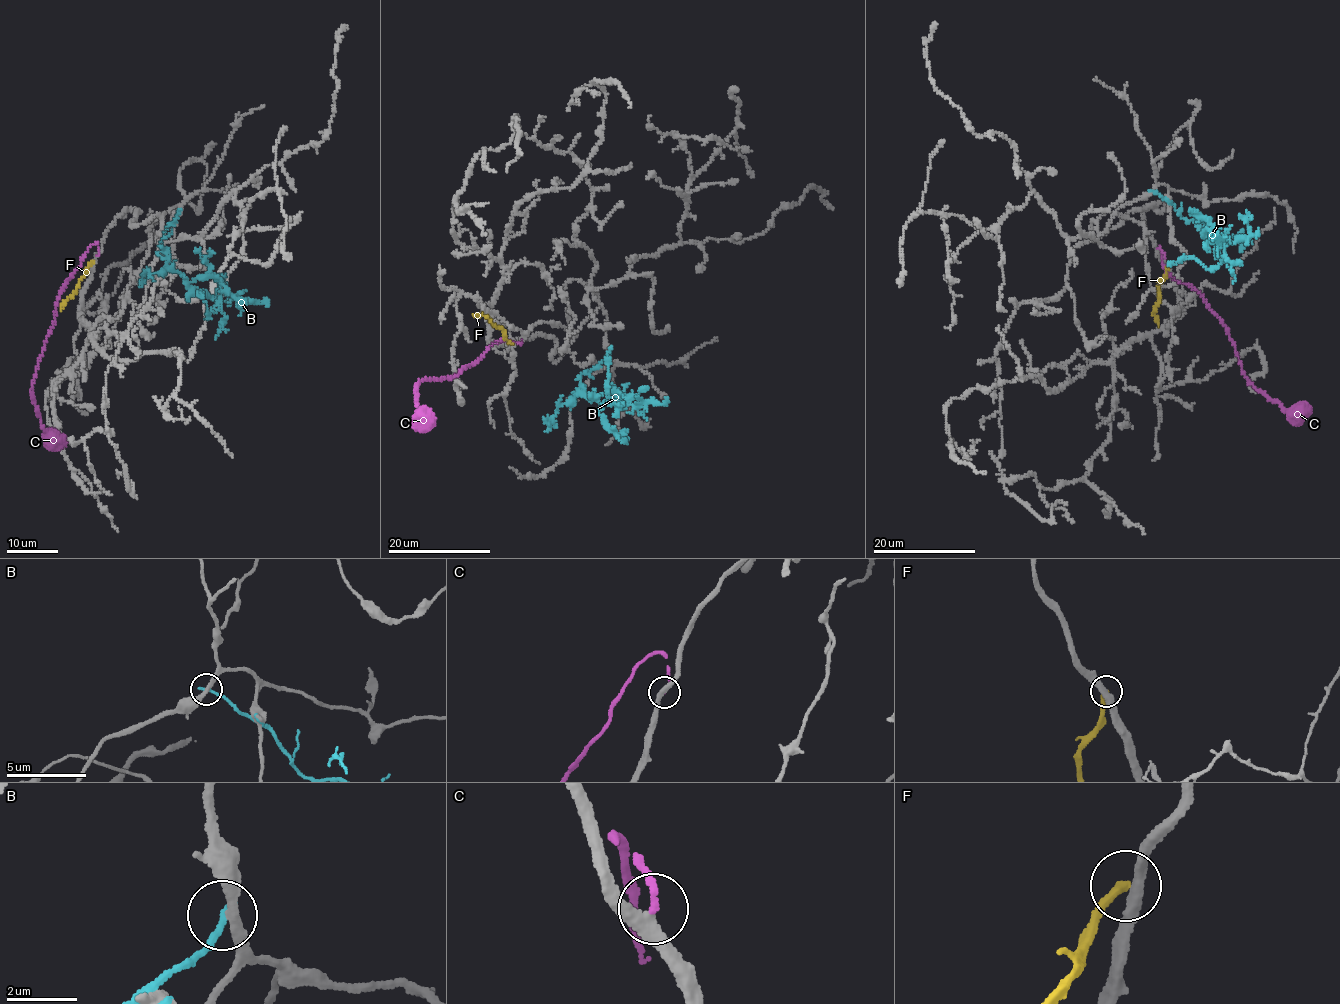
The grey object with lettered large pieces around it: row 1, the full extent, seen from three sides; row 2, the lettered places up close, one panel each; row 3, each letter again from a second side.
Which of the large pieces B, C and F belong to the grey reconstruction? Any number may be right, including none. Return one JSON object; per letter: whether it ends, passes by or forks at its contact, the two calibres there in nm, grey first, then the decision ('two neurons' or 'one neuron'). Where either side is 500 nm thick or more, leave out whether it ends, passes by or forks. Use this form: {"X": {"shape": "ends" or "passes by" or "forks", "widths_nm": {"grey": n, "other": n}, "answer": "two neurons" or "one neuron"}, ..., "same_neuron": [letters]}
{"B": {"shape": "ends", "widths_nm": {"grey": 260, "other": 200}, "answer": "two neurons"}, "C": {"shape": "ends", "widths_nm": {"grey": 320, "other": 190}, "answer": "one neuron"}, "F": {"shape": "ends", "widths_nm": {"grey": 360, "other": 300}, "answer": "two neurons"}, "same_neuron": ["C"]}

